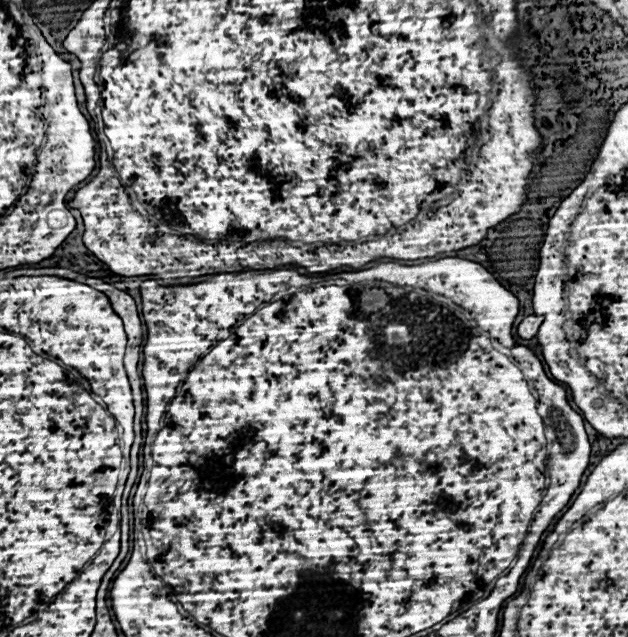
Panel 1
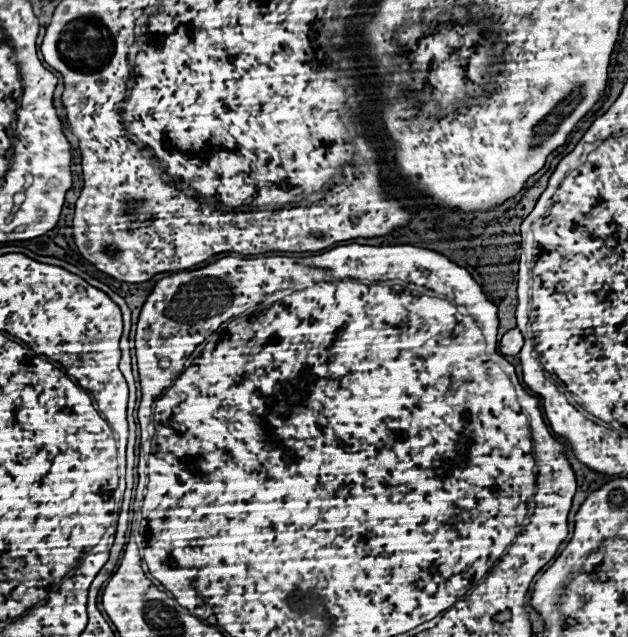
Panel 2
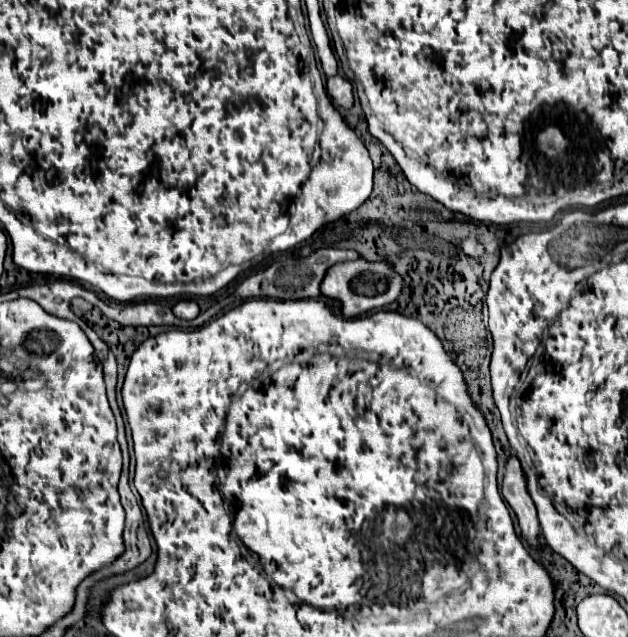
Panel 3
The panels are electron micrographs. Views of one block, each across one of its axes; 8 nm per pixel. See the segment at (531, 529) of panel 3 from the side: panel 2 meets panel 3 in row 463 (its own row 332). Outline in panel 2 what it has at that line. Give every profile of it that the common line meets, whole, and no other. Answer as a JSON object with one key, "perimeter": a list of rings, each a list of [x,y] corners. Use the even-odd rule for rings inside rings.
{"perimeter":[[[518,328],[508,330],[508,332],[502,336],[502,340],[500,340],[500,352],[502,352],[504,356],[516,356],[516,354],[520,352],[522,344],[524,344],[524,338],[522,338],[520,330],[518,330]]]}

